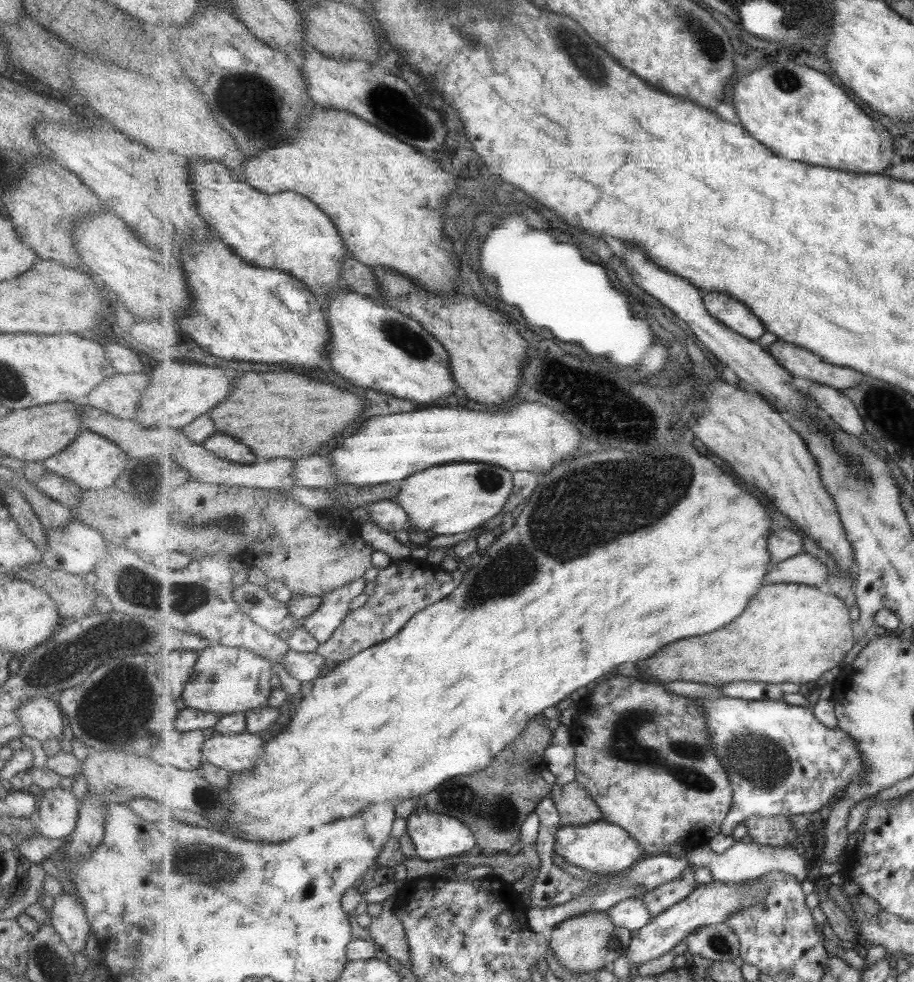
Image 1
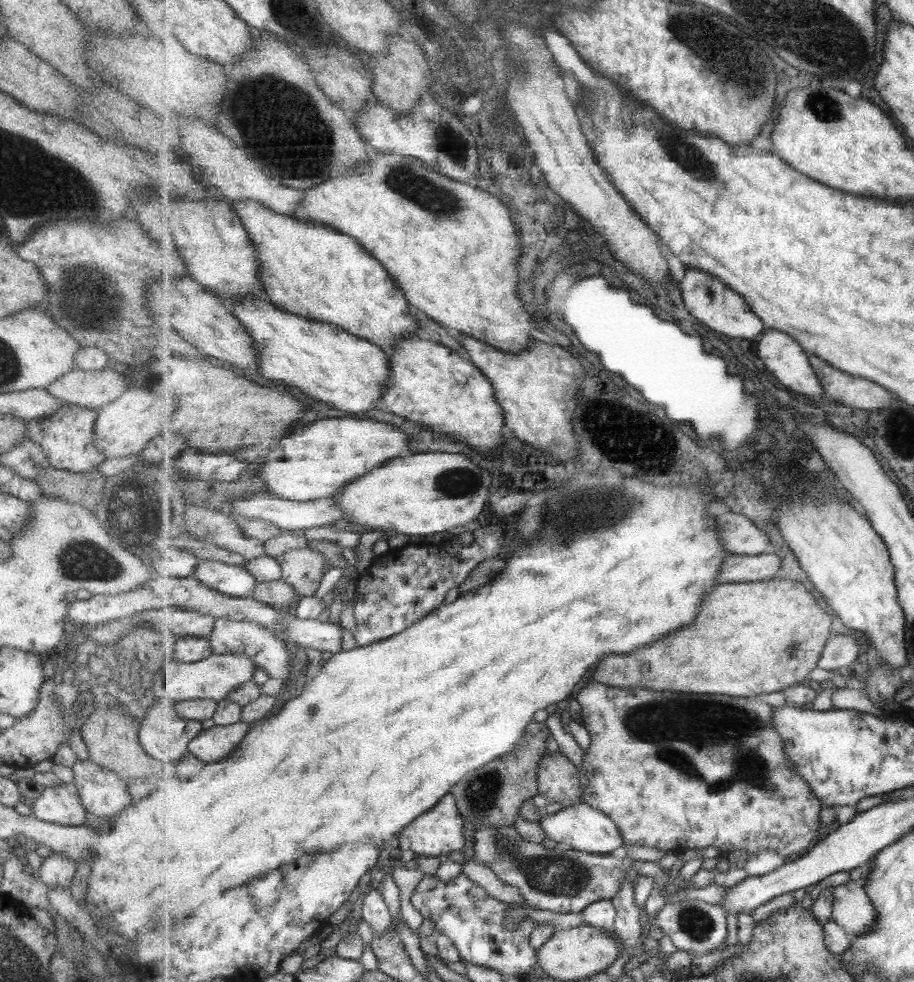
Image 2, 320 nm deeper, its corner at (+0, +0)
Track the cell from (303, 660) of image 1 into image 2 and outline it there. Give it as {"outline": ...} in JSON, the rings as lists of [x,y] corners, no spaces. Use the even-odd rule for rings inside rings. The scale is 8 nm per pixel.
{"outline":[[[221,617],[216,619],[213,632],[208,639],[212,644],[214,655],[247,655],[247,657],[255,661],[257,666],[263,667],[272,678],[283,679],[293,672],[294,659],[289,658],[285,642],[279,640],[268,626],[255,621]]]}

